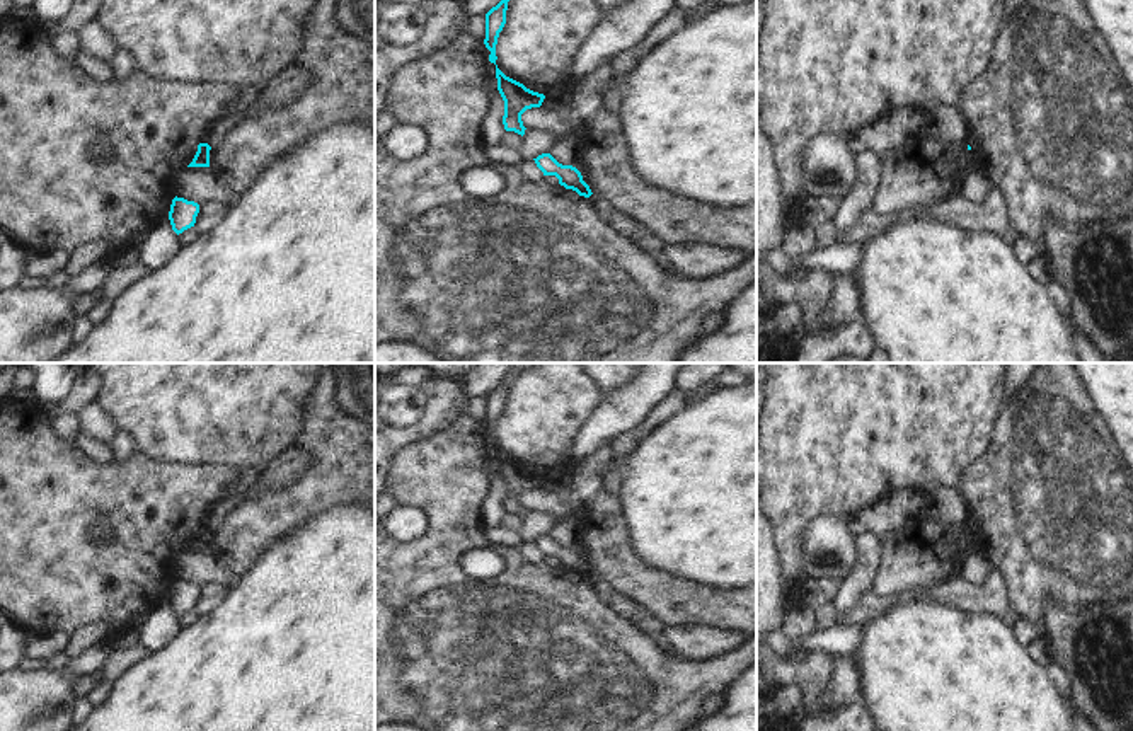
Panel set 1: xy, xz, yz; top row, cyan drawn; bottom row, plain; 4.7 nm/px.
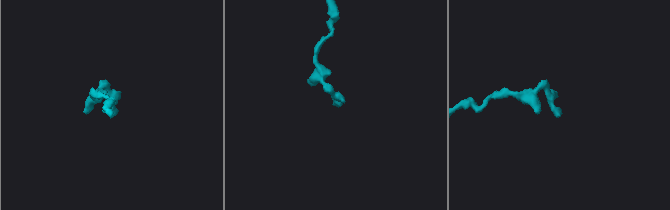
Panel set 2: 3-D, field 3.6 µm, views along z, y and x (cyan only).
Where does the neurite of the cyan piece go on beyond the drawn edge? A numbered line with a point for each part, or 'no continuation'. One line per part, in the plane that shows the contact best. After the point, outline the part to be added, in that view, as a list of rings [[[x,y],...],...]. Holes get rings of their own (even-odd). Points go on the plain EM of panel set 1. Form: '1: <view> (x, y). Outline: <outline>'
no continuation.

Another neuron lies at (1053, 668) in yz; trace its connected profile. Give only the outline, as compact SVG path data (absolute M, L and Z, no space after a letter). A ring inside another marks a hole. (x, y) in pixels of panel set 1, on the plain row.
M1056 658L1055 659L1048 659L1046 673L1050 675L1053 683L1056 685L1056 688L1063 695L1070 694L1070 675L1067 673L1067 670L1060 665L1060 661Z

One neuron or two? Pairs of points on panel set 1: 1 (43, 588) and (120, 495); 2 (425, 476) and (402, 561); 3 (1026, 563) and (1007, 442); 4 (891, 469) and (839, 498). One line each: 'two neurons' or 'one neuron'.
1: one neuron
2: one neuron
3: one neuron
4: one neuron

